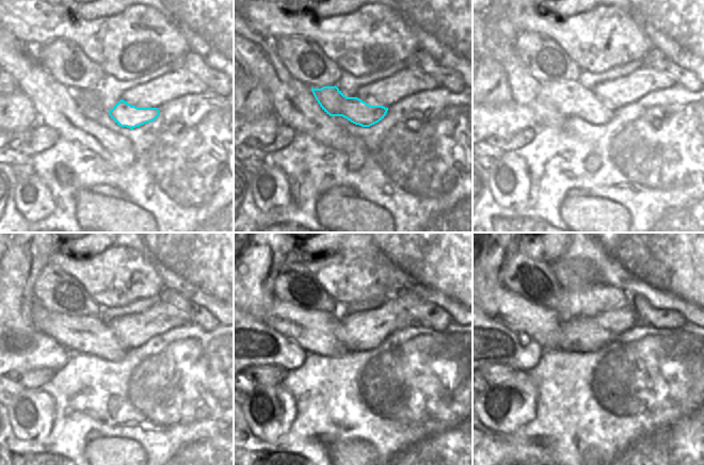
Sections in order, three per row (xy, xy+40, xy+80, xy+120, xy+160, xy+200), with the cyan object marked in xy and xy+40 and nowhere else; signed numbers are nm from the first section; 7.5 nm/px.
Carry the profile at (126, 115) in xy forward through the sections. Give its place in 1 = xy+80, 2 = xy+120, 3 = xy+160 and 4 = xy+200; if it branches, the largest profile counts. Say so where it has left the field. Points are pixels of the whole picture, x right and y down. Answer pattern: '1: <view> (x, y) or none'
1: xy+80 (570, 97)
2: xy+120 (88, 335)
3: xy+160 (316, 332)
4: xy+200 (543, 325)

